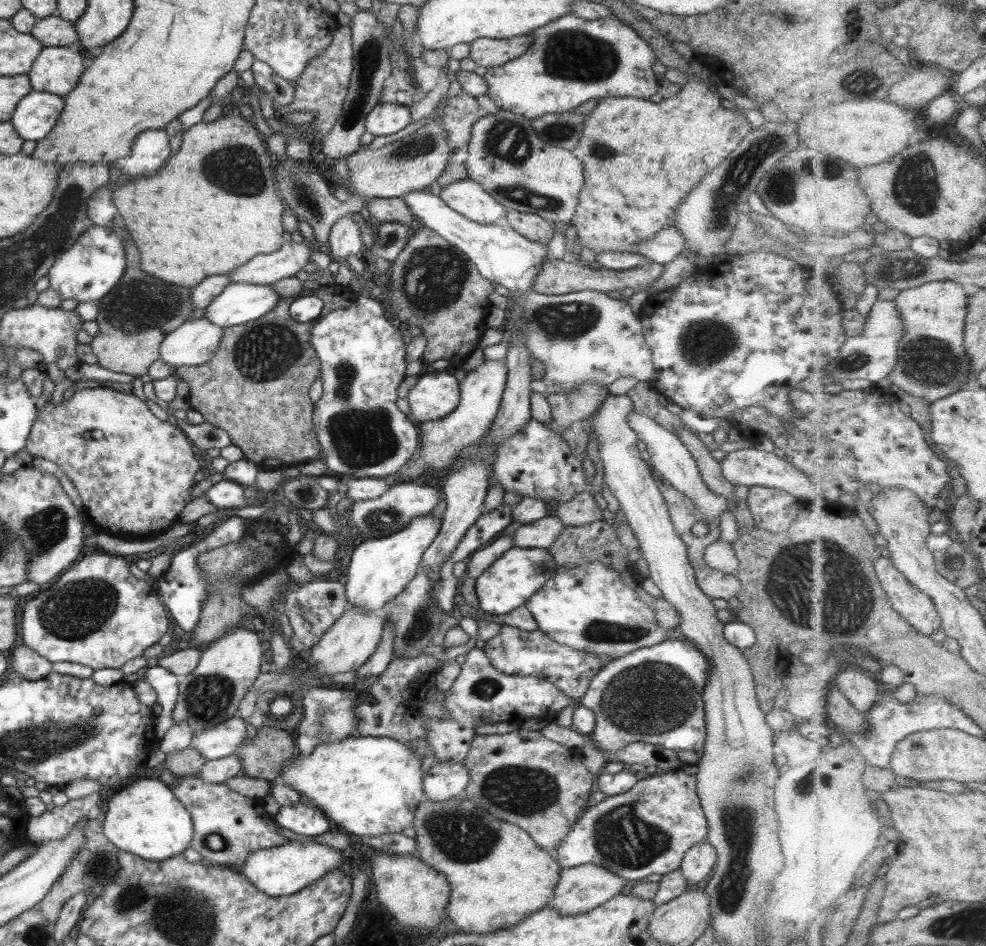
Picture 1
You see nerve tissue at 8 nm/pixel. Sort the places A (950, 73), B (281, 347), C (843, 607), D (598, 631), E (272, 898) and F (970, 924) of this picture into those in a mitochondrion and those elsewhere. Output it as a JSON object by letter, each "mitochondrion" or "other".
{"A":"other","B":"mitochondrion","C":"mitochondrion","D":"mitochondrion","E":"other","F":"mitochondrion"}

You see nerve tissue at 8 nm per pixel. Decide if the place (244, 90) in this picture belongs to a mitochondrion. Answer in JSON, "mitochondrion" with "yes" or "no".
{"mitochondrion":"no"}

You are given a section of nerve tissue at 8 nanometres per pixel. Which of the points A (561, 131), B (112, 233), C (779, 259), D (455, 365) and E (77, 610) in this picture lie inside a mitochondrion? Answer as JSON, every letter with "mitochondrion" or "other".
{"A":"mitochondrion","B":"other","C":"other","D":"other","E":"mitochondrion"}

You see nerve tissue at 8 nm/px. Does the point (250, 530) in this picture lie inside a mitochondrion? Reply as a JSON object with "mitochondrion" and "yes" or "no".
{"mitochondrion":"no"}

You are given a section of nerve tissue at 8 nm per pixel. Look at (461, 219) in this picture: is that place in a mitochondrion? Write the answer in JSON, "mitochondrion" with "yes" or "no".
{"mitochondrion":"no"}

